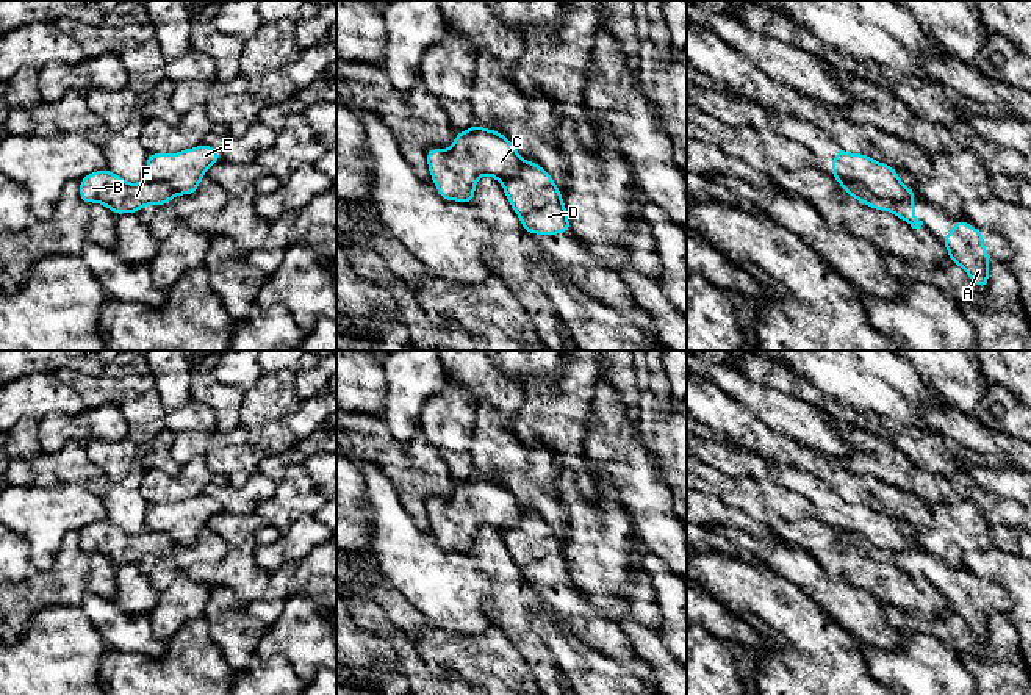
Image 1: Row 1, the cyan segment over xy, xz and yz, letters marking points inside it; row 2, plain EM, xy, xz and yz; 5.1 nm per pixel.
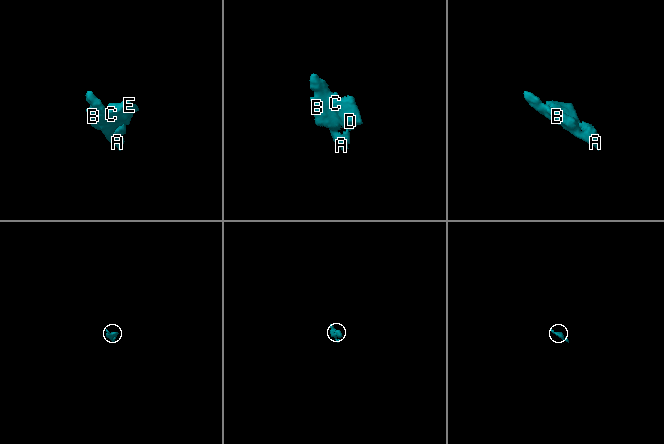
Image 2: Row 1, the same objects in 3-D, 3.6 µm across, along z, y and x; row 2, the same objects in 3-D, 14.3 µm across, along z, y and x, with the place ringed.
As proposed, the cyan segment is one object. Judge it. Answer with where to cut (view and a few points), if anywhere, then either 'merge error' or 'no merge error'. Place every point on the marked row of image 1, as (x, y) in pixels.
cut in yz along (839, 179), (859, 182), (880, 198), (911, 199); merge error

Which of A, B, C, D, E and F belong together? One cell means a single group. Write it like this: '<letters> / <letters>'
A B C F / D E

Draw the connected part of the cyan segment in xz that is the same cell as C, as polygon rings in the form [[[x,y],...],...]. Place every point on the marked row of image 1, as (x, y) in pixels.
[[[474,124],[469,130],[457,131],[451,149],[426,150],[430,178],[438,196],[444,200],[474,203],[474,191],[480,175],[494,177],[499,183],[519,174],[523,158],[508,138],[496,130]]]

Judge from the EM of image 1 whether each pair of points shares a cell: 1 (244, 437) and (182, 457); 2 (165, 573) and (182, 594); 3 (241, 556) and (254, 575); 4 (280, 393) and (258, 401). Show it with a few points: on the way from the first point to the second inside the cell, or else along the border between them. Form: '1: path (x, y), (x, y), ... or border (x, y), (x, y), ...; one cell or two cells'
1: path (229, 437), (197, 443); one cell
2: border (185, 572), (160, 592); two cells
3: path (241, 561), (249, 570); one cell
4: path (276, 393), (263, 401); one cell

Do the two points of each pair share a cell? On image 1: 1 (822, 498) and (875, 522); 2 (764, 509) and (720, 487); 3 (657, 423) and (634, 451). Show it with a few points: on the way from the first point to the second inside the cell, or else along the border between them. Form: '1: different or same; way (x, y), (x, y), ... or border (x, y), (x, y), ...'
1: same; way (834, 511), (842, 517), (862, 520)
2: same; way (753, 504), (743, 495), (731, 492)
3: different; border (635, 424), (650, 459), (656, 464)

